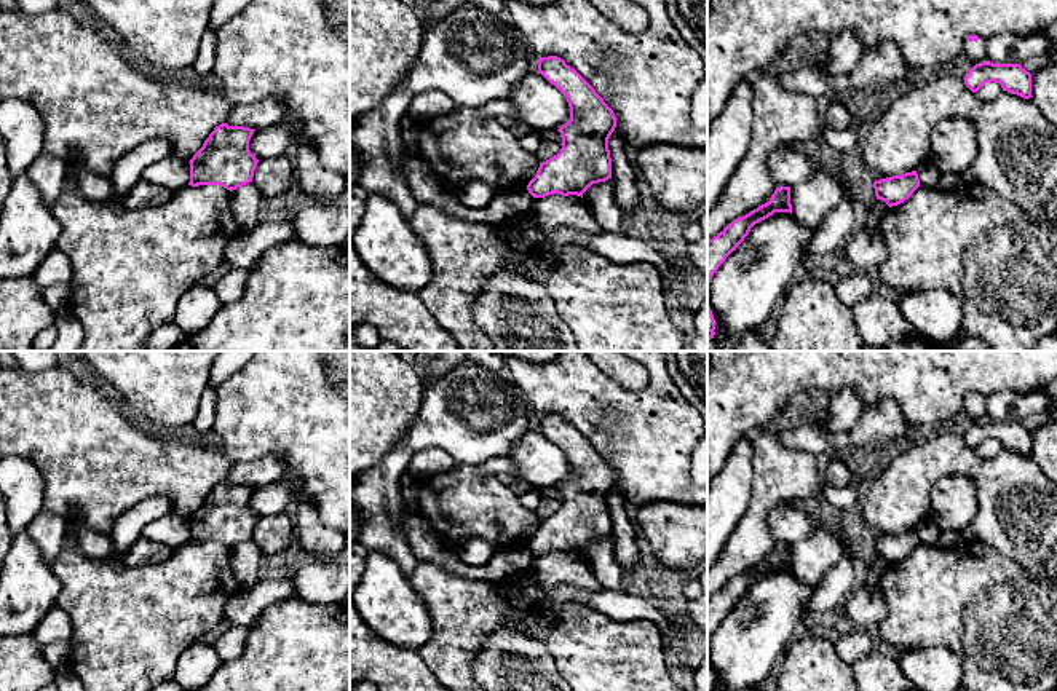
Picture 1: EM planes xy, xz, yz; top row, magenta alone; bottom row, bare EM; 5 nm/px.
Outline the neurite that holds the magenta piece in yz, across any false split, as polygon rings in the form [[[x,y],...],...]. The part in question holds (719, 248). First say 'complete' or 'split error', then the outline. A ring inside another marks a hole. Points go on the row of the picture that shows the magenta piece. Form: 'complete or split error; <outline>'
complete; [[[776,187],[768,203],[734,219],[717,236],[707,241],[707,284],[726,257],[744,241],[750,228],[774,212],[792,214],[790,187]]]

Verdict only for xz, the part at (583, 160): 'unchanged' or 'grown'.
unchanged

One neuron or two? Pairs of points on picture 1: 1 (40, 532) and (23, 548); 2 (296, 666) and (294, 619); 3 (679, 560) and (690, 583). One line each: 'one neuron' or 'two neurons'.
1: two neurons
2: one neuron
3: two neurons

